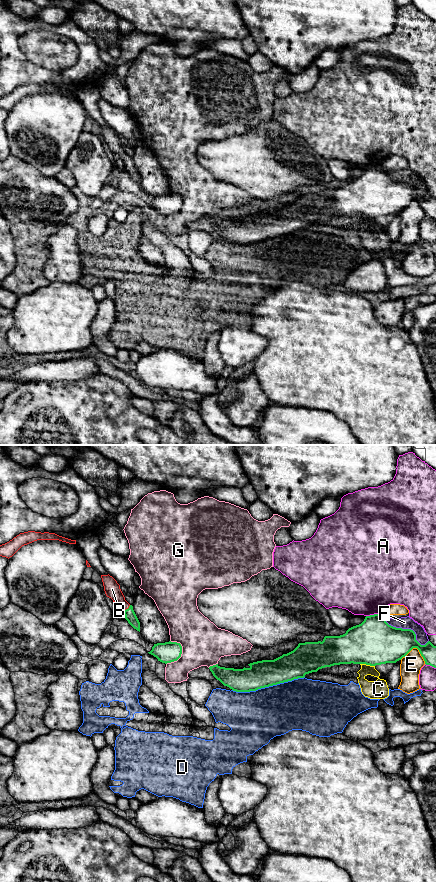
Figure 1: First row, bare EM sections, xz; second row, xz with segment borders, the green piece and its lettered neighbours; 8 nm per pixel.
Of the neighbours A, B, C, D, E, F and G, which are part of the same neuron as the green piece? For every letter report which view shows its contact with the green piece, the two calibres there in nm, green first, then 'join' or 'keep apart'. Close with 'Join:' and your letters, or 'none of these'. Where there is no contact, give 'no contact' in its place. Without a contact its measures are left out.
A: contact in xz; calibres 360 and 480 nm; keep apart
B: contact in xz; calibres 90 and 130 nm; join
C: contact in xz; calibres 360 and 150 nm; keep apart
D: contact in xz; calibres 220 and 400 nm; keep apart
E: contact in xz; calibres 300 and 170 nm; keep apart
F: contact in xz; calibres 340 and 100 nm; keep apart
G: contact in xz; calibres 170 and 360 nm; keep apart
Join: B

